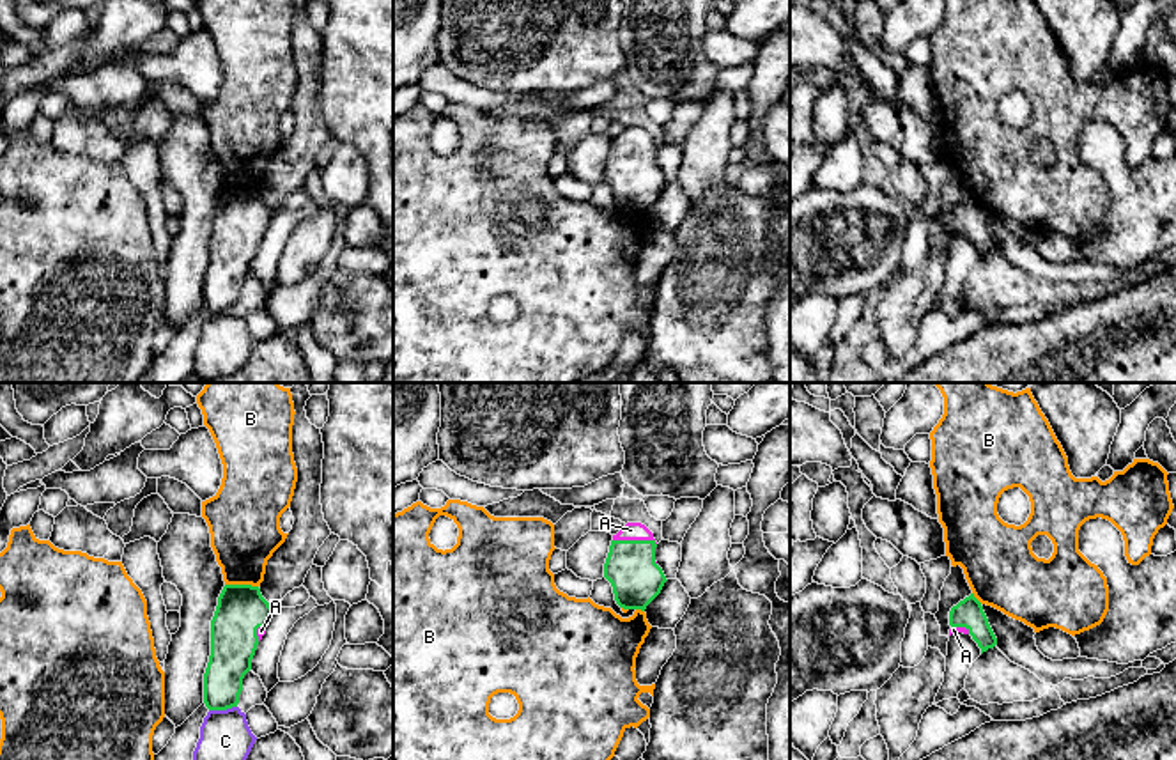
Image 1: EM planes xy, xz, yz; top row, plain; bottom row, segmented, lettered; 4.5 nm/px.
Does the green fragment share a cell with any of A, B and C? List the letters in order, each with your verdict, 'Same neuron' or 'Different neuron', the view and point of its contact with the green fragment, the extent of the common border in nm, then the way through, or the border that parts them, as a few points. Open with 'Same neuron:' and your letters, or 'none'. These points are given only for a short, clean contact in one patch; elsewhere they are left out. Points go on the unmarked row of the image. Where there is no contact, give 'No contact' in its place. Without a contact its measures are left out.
Same neuron: A
A: Same neuron. Touches green at xz (634, 144). Shared border 200 nm
B: Different neuron. Touches green at xy (241, 188). Shared border 150 nm
C: Different neuron. Touches green at xy (222, 312). Shared border 130 nm

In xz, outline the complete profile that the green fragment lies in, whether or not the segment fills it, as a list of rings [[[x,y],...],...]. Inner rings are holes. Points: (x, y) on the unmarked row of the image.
[[[627,126],[613,138],[604,181],[620,211],[645,214],[661,197],[668,182],[655,165],[655,151],[654,136],[641,126]]]

